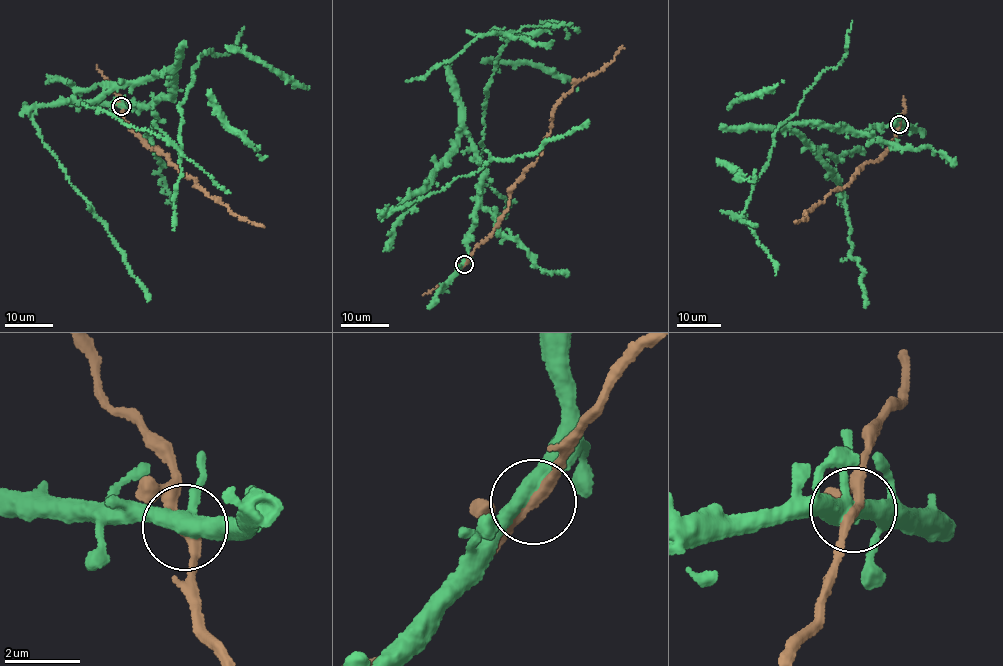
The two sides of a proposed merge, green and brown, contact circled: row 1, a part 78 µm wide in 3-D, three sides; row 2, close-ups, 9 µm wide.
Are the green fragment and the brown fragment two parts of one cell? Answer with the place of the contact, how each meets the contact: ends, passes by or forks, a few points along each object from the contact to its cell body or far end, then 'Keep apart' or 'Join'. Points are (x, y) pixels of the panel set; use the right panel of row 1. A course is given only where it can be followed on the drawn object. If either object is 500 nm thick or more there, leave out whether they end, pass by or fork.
Place: (899, 124). At the ring green forks. At the ring brown passes by. Course of green: (899, 124), (861, 134), (787, 124), (818, 149), (839, 191), (851, 230), (850, 255), (864, 273), (864, 308). Course of brown: (899, 124), (896, 137), (886, 153), (868, 161), (843, 187), (833, 189), (806, 213), (807, 218), (794, 222). Join

